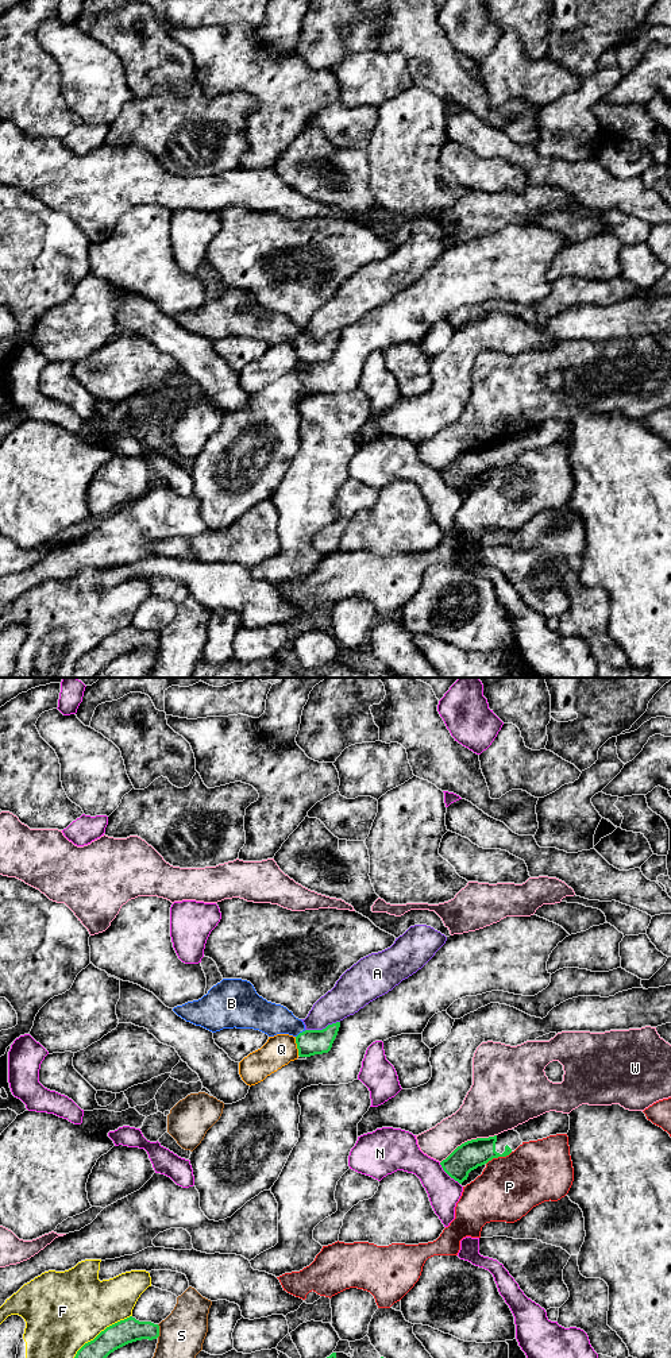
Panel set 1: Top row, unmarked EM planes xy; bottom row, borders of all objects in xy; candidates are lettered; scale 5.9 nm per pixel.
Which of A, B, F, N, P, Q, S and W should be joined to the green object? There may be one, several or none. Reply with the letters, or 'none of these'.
B

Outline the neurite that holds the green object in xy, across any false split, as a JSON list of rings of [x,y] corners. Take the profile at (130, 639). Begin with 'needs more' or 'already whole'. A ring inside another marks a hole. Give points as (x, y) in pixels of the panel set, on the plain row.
already whole; [[[130,625],[85,652],[76,663],[73,678],[96,678],[115,659],[142,648],[157,648],[159,634],[151,630],[139,630]]]

